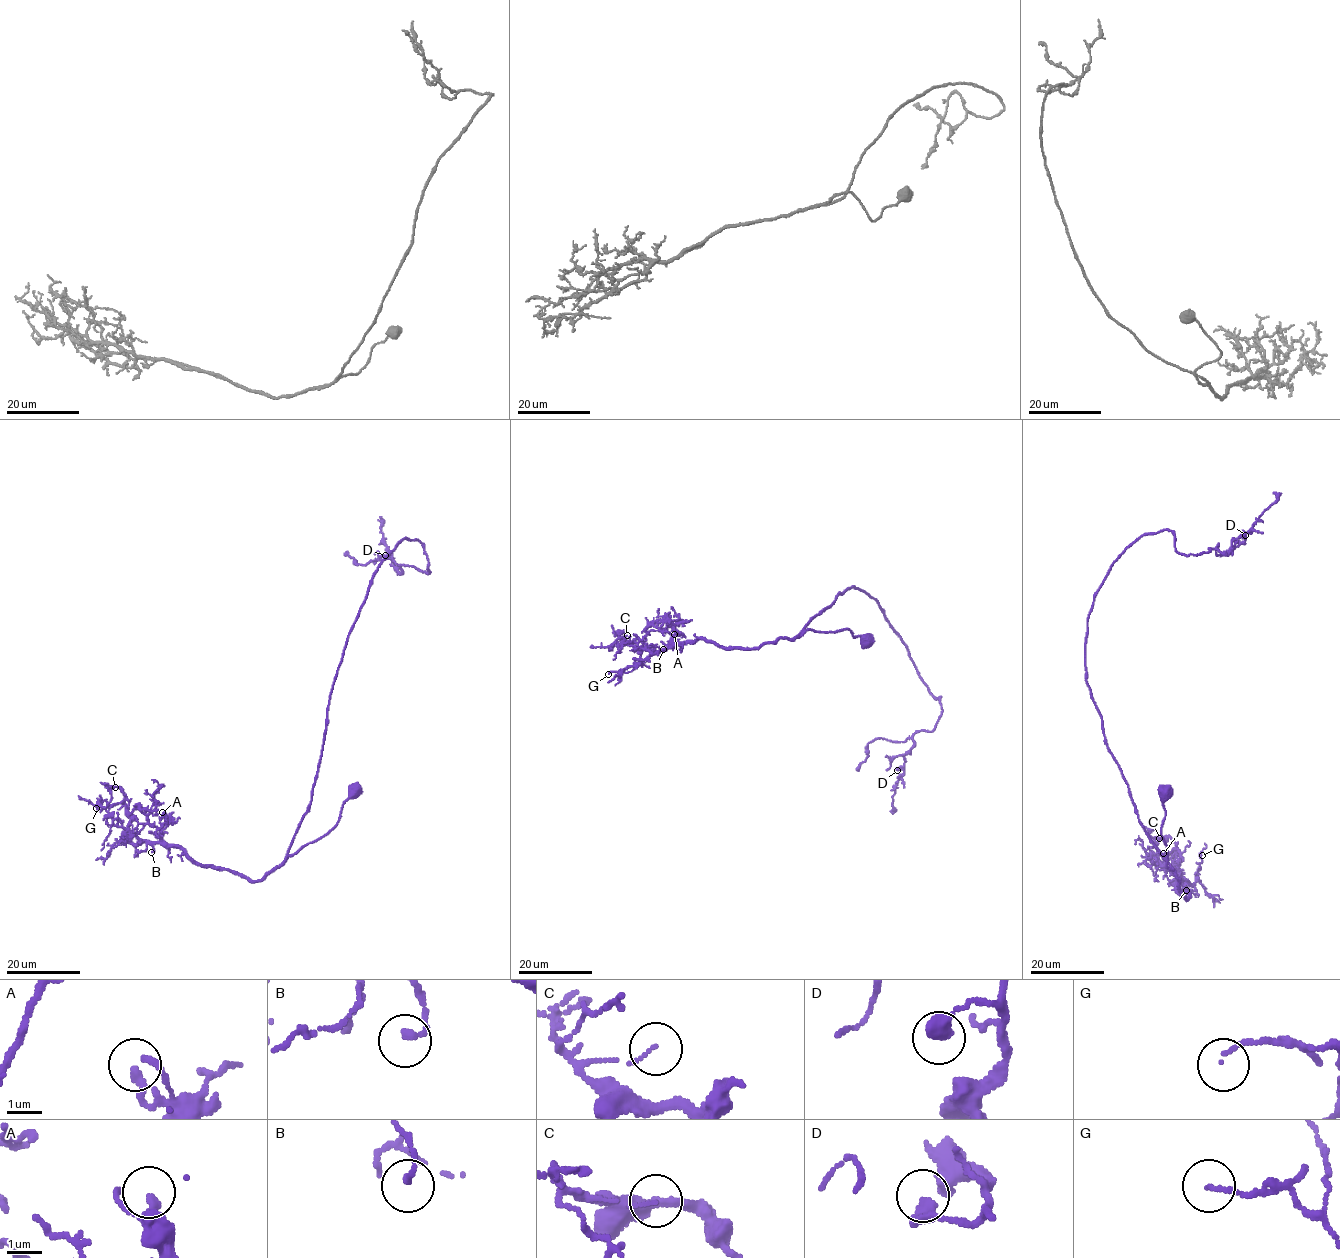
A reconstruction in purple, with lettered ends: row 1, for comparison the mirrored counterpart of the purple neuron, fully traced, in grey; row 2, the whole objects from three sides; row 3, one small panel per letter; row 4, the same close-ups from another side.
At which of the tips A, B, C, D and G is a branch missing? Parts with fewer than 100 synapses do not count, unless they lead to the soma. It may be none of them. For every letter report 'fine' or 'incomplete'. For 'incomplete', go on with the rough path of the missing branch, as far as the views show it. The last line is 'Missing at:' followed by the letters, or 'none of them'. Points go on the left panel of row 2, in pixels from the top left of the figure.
A: fine
B: fine
C: fine
D: fine
G: fine
Missing at: none of them

